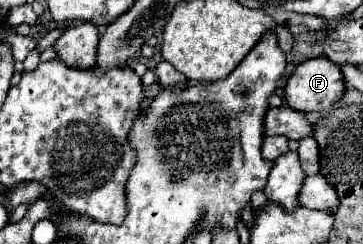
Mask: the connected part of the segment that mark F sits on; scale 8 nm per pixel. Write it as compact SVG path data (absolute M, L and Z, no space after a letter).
M315 57L315 59L303 61L293 71L293 75L289 77L289 81L285 85L285 97L283 99L295 111L303 111L303 113L329 111L335 103L339 103L343 99L345 91L347 91L347 87L345 87L345 77L343 77L341 67L327 57Z

